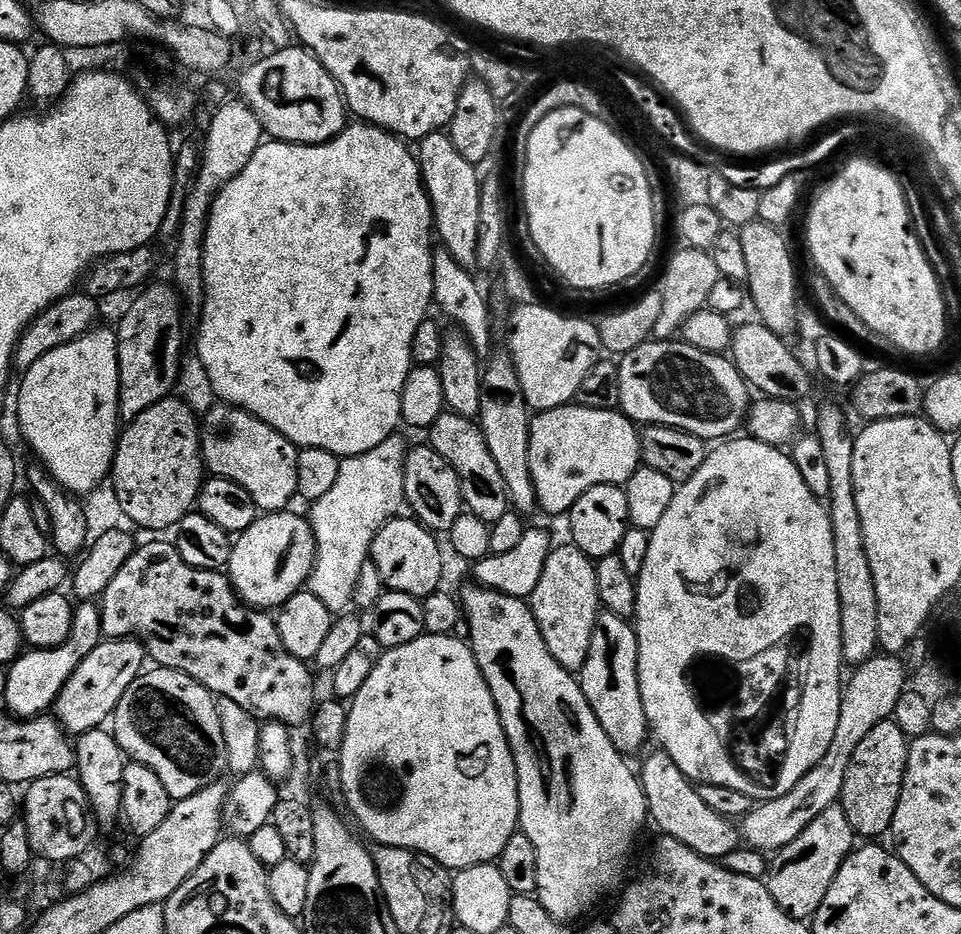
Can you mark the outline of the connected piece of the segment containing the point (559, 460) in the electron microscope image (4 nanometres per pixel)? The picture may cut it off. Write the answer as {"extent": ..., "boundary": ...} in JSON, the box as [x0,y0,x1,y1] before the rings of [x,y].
{"extent":[530,402,642,517],"boundary":[[[573,402],[554,410],[535,413],[530,430],[530,474],[534,478],[539,511],[563,517],[572,511],[574,502],[578,502],[586,490],[603,484],[627,485],[629,478],[641,467],[641,443],[642,436],[637,425],[619,410],[590,410],[579,402]]]}

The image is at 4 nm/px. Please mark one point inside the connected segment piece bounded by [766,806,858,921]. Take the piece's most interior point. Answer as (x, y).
(799, 875)

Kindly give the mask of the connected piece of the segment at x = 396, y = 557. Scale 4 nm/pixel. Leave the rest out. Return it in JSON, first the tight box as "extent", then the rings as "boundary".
{"extent":[370,518,444,597],"boundary":[[[415,518],[388,520],[372,543],[370,562],[378,570],[385,589],[425,597],[441,591],[444,580],[444,552],[435,535]]]}

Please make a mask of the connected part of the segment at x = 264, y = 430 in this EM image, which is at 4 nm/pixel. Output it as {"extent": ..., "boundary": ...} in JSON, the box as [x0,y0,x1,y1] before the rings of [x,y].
{"extent":[200,402,300,513],"boundary":[[[223,402],[213,403],[213,408],[205,416],[202,416],[200,425],[200,452],[204,455],[204,467],[212,476],[221,476],[230,482],[238,482],[243,486],[254,502],[258,502],[261,513],[283,512],[288,504],[298,496],[298,458],[300,452],[296,445],[291,444],[274,426],[266,426],[254,414],[250,414],[245,408],[236,408],[233,404]]]}

